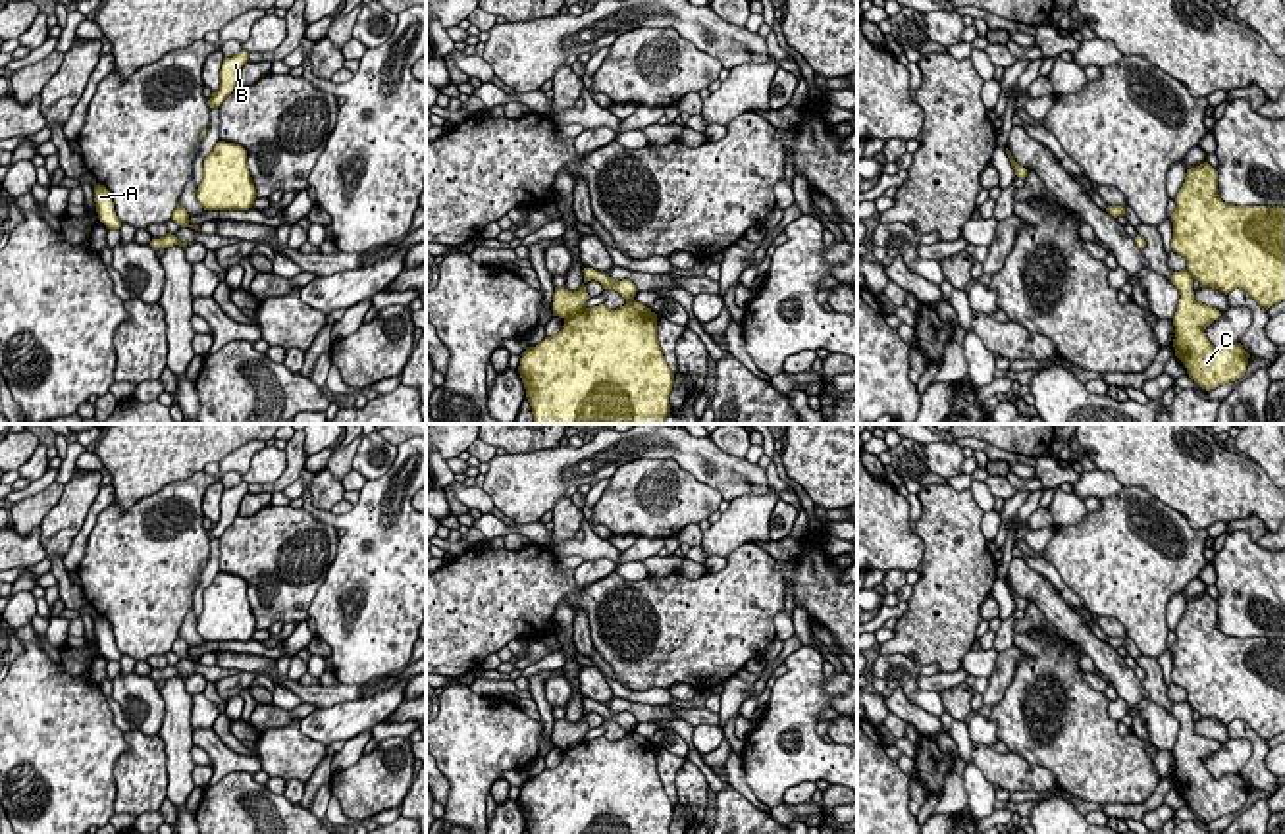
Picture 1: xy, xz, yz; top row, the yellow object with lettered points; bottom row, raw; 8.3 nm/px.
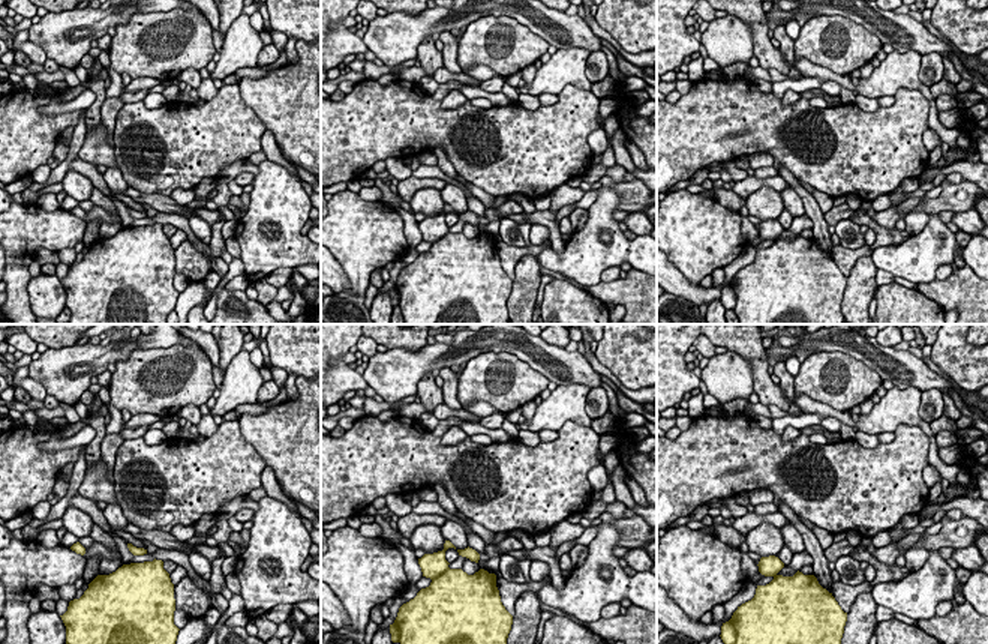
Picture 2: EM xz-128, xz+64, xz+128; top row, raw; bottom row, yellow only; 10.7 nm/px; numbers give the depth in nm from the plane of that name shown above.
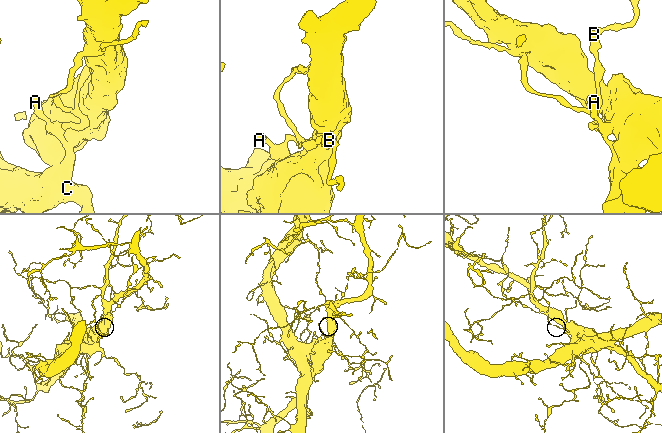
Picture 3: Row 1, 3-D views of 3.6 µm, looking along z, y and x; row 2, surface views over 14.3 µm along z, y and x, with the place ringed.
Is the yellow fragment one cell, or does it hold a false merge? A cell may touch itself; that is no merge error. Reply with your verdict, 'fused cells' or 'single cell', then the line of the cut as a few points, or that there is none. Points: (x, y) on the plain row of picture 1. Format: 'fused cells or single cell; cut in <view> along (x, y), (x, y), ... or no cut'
fused cells; cut in xz along (584, 738), (565, 752)

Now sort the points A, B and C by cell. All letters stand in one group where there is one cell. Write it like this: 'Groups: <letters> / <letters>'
Groups: A C / B

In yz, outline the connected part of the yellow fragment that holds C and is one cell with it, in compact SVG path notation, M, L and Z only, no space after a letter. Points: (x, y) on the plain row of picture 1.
M1189 701L1173 703L1171 715L1179 720L1179 736L1173 747L1175 788L1187 805L1202 821L1210 822L1245 807L1250 786L1241 774L1214 778L1204 761L1221 747L1219 742L1194 732L1193 707Z

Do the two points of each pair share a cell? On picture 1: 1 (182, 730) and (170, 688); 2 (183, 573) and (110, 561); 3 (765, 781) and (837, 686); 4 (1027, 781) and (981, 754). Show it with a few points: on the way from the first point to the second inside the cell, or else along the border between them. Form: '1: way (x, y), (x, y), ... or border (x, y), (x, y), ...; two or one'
1: way (178, 721), (176, 698); one
2: way (166, 571), (128, 561); one
3: border (823, 677), (823, 688), (833, 707); two
4: way (1016, 775), (993, 765); one

